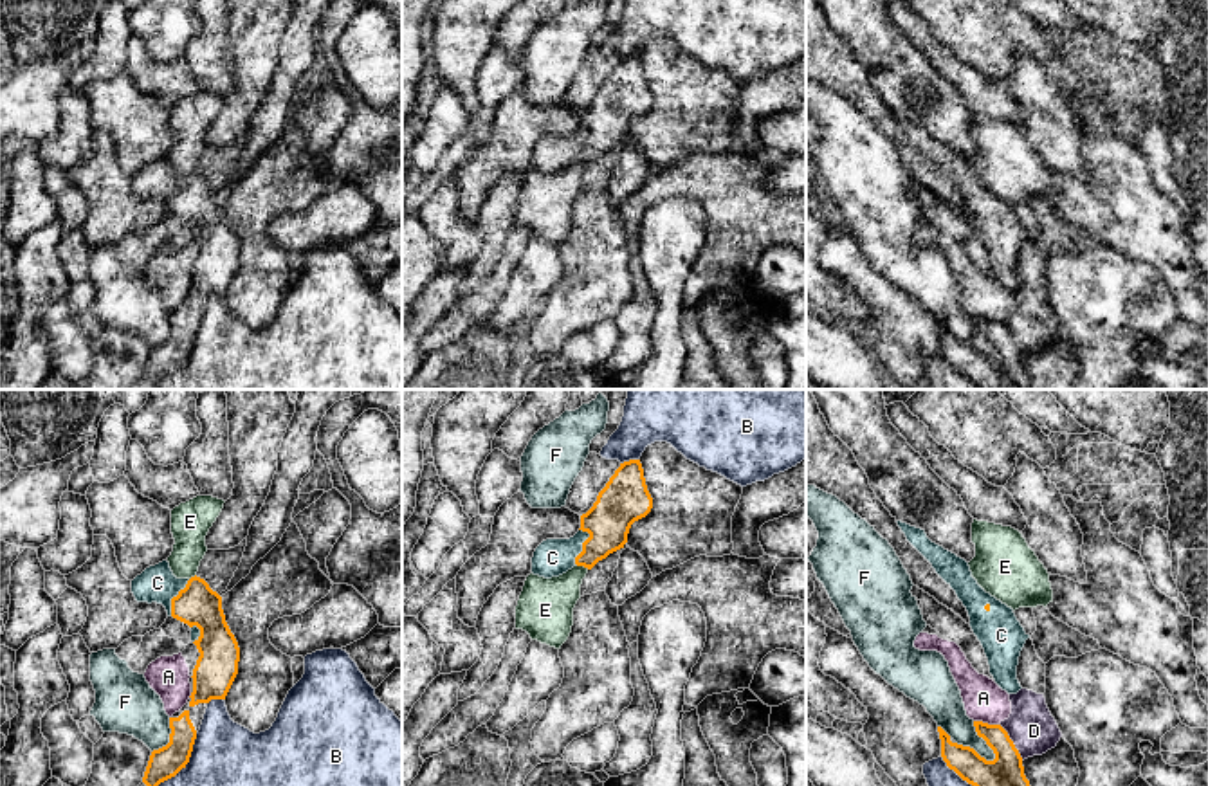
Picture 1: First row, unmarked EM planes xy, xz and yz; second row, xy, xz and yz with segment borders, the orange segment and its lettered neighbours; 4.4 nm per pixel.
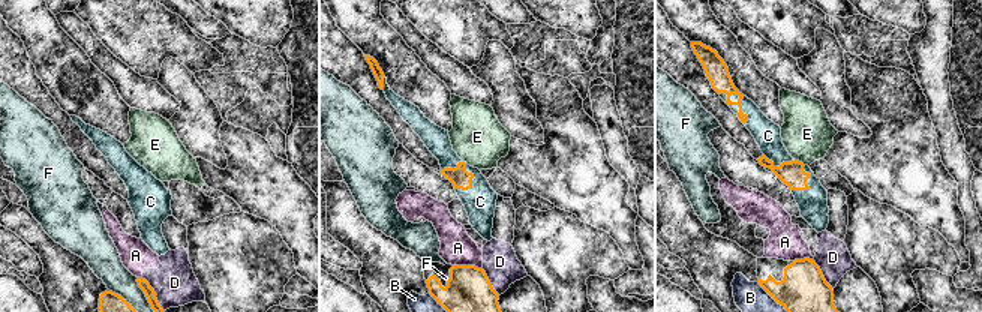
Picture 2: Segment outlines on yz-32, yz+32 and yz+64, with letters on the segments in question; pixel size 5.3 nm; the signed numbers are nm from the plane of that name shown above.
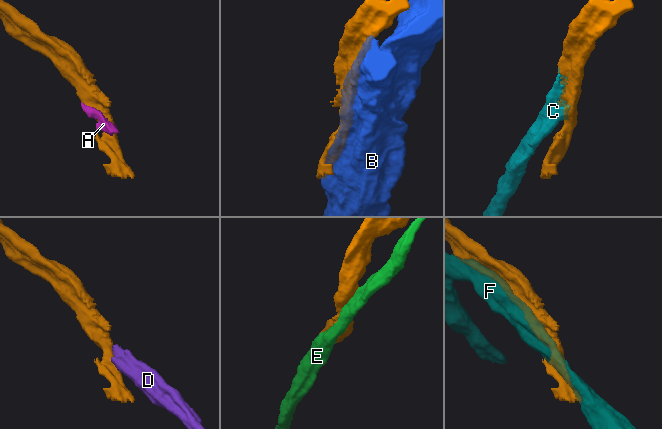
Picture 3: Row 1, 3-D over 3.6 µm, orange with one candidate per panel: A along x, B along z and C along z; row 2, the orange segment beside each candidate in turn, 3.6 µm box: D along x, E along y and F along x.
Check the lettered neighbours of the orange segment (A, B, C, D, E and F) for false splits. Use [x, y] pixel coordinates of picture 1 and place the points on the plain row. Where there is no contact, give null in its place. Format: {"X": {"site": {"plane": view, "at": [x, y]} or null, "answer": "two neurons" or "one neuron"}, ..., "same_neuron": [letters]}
{"A": {"site": {"plane": "yz", "at": [987, 319]}, "answer": "two neurons"}, "B": {"site": {"plane": "xy", "at": [184, 361]}, "answer": "two neurons"}, "C": {"site": {"plane": "xz", "at": [583, 143]}, "answer": "one neuron"}, "D": {"site": {"plane": "yz", "at": [1012, 339]}, "answer": "two neurons"}, "E": {"site": {"plane": "xz", "at": [583, 161]}, "answer": "two neurons"}, "F": {"site": {"plane": "yz", "at": [985, 336]}, "answer": "two neurons"}, "same_neuron": ["C"]}

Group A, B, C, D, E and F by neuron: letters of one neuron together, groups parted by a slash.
A D / B / C / E / F

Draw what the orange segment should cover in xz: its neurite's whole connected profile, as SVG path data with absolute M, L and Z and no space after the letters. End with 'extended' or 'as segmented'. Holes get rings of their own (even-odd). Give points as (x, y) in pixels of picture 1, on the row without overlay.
M640 56L620 59L593 103L581 112L581 124L570 135L546 135L532 153L532 169L552 175L573 162L591 166L609 150L624 144L629 124L653 105Z; extended

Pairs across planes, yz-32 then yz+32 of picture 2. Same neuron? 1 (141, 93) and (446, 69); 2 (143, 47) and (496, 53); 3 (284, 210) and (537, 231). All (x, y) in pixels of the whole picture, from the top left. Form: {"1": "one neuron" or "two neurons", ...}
{"1": "one neuron", "2": "two neurons", "3": "two neurons"}

